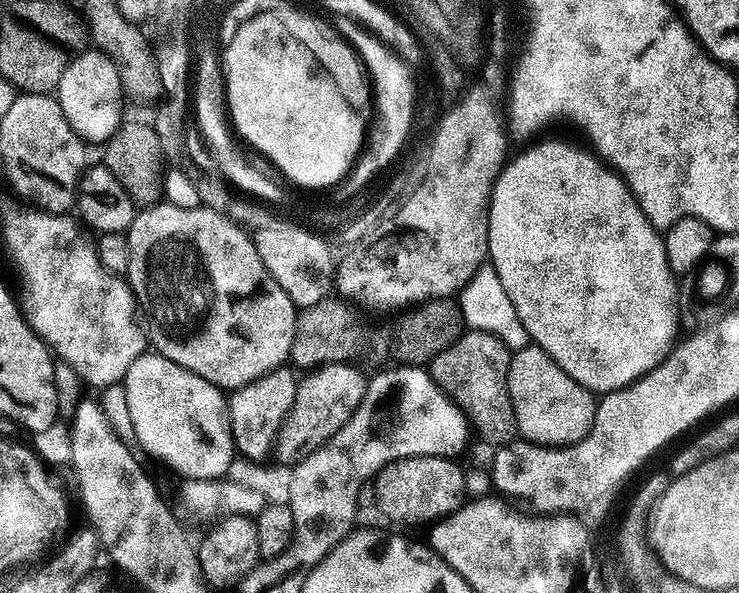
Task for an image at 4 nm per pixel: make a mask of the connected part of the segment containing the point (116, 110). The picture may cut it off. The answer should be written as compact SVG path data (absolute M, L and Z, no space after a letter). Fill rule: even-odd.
M85 50L79 56L73 56L54 95L62 106L62 114L66 114L66 122L70 122L74 131L89 145L103 145L122 123L120 96L123 97L125 91L120 85L116 63L105 52Z

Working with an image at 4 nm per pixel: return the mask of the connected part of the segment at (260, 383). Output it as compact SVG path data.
M285 366L267 372L265 376L235 389L227 397L232 443L241 457L260 462L264 460L262 458L267 452L269 455L278 430L294 402L297 383L297 373L291 367Z

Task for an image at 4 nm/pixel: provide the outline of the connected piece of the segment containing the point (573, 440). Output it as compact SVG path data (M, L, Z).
M529 346L512 352L508 389L516 415L516 431L532 444L577 444L594 422L597 397L574 382L574 378L570 378L570 374L566 374L566 370L562 370L562 366L558 366L558 362L554 362L554 358L550 358L550 354L541 348Z

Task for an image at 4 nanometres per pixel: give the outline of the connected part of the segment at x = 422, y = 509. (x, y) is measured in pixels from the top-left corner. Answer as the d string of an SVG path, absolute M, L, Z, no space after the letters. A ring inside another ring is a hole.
M411 456L401 460L391 460L376 477L375 507L388 520L396 524L425 524L431 525L437 520L444 519L452 512L457 512L460 505L465 503L466 493L464 490L464 468L456 465L455 459L446 456Z

